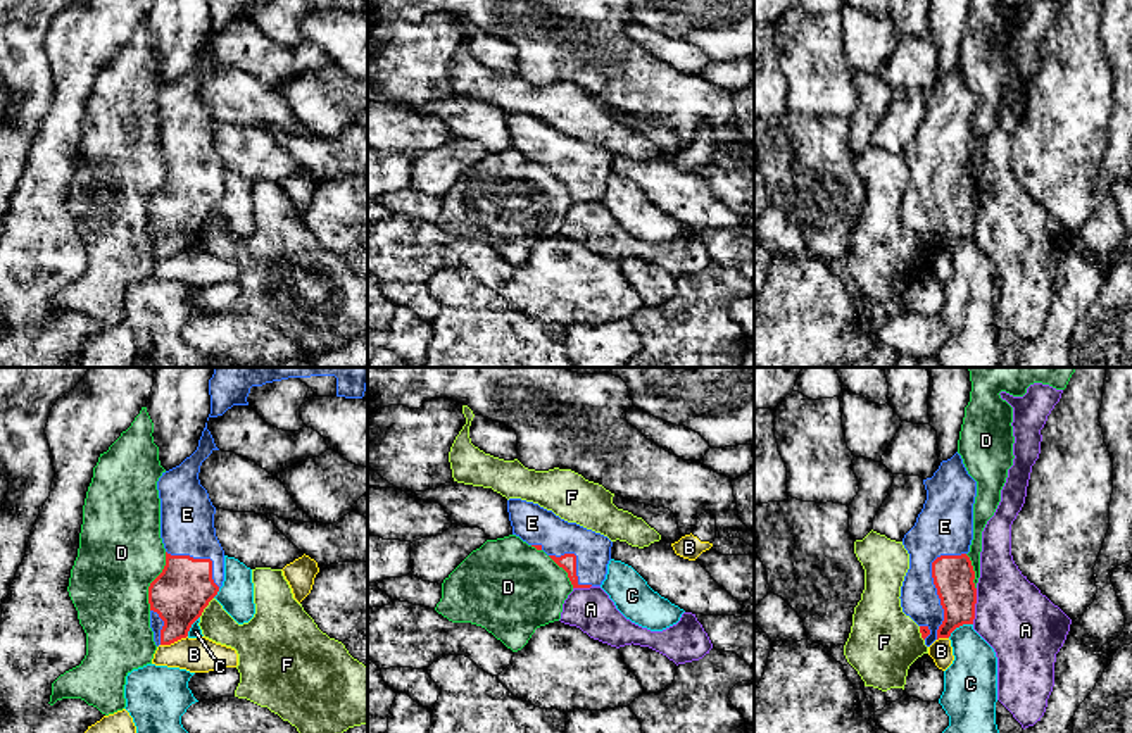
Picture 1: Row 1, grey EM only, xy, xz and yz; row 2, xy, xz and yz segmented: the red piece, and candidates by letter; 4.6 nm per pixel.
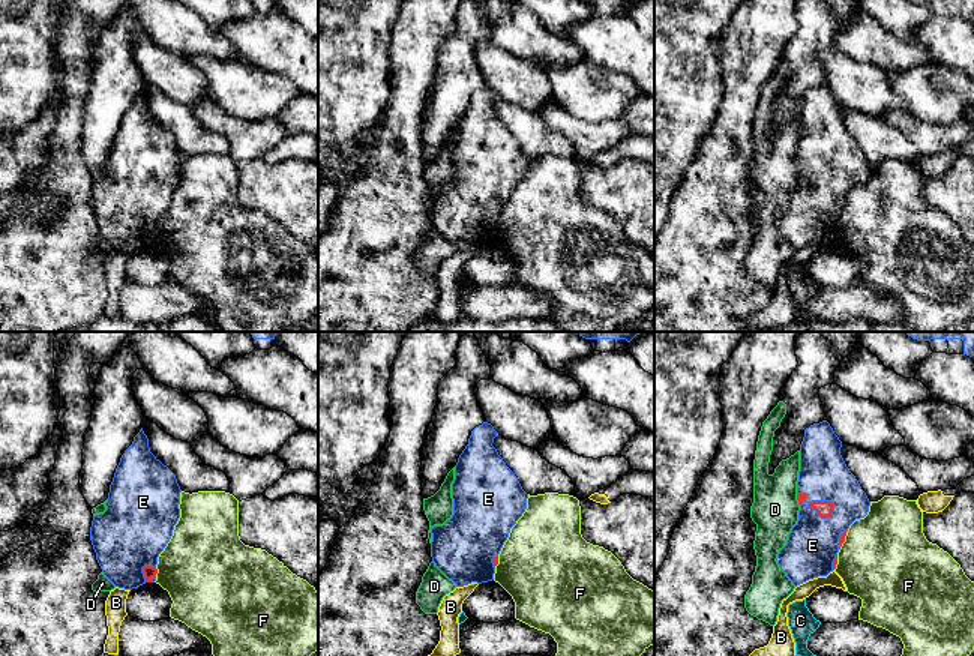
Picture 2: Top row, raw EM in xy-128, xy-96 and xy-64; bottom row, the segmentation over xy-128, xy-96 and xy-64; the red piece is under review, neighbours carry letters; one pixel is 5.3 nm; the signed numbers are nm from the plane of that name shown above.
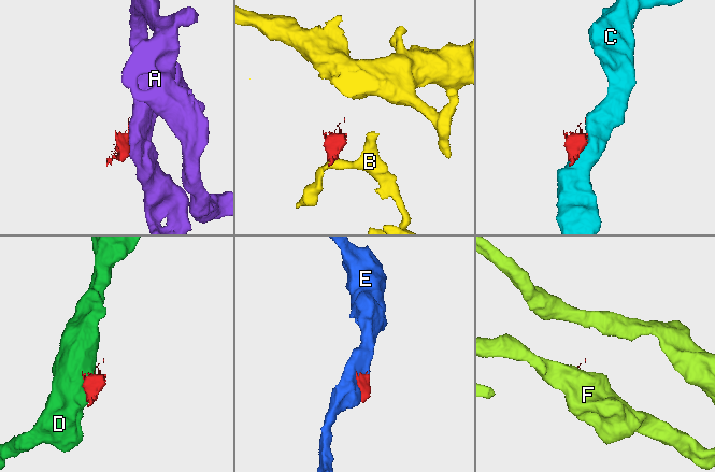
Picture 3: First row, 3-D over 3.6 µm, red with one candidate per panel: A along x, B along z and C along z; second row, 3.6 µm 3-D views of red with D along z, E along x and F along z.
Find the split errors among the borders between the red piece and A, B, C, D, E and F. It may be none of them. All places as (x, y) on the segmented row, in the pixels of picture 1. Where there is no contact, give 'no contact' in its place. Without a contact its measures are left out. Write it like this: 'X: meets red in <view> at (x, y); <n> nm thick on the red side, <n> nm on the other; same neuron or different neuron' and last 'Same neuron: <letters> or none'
A: meets red in yz at (974, 606); 190 nm thick on the red side, 340 nm on the other; different neuron
B: meets red in xy at (173, 642); 260 nm thick on the red side, 160 nm on the other; different neuron
C: meets red in yz at (960, 625); 190 nm thick on the red side, 240 nm on the other; different neuron
D: meets red in xy at (152, 582); 260 nm thick on the red side, 400 nm on the other; different neuron
E: meets red in yz at (934, 583); 190 nm thick on the red side, 240 nm on the other; same neuron
F: meets red in xy at (206, 606); 260 nm thick on the red side, 150 nm on the other; different neuron
Same neuron: E

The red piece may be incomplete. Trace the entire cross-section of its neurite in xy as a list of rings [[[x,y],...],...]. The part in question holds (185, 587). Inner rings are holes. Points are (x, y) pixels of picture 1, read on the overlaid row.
[[[205,423],[197,450],[157,481],[166,548],[166,566],[148,586],[150,628],[157,647],[186,638],[224,581],[216,507],[198,479],[202,462],[214,450],[219,448]]]

